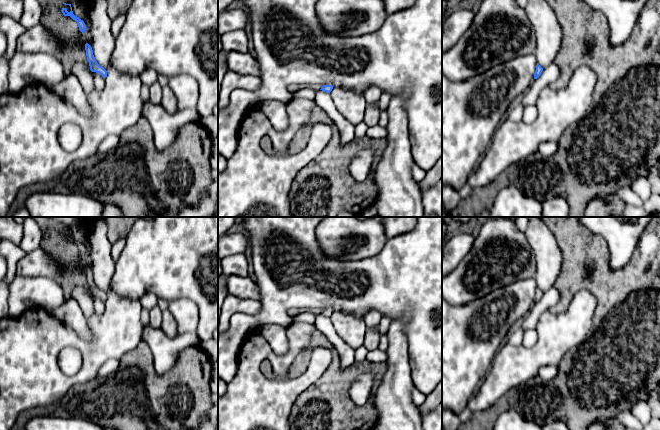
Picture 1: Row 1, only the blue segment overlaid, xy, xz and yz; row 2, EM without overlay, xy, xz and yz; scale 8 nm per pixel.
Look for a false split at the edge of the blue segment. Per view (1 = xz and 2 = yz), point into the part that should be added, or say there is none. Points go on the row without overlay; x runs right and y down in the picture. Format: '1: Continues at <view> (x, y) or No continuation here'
1: No continuation here
2: No continuation here

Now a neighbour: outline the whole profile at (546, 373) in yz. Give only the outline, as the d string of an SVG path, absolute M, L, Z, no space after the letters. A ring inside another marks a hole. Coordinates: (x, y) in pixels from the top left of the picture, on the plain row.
M543 366L538 371L538 377L544 382L552 381L558 373L556 366Z

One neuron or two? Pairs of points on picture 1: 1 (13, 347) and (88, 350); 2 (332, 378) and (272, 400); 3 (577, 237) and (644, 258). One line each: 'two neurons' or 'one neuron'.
1: one neuron
2: two neurons
3: one neuron

